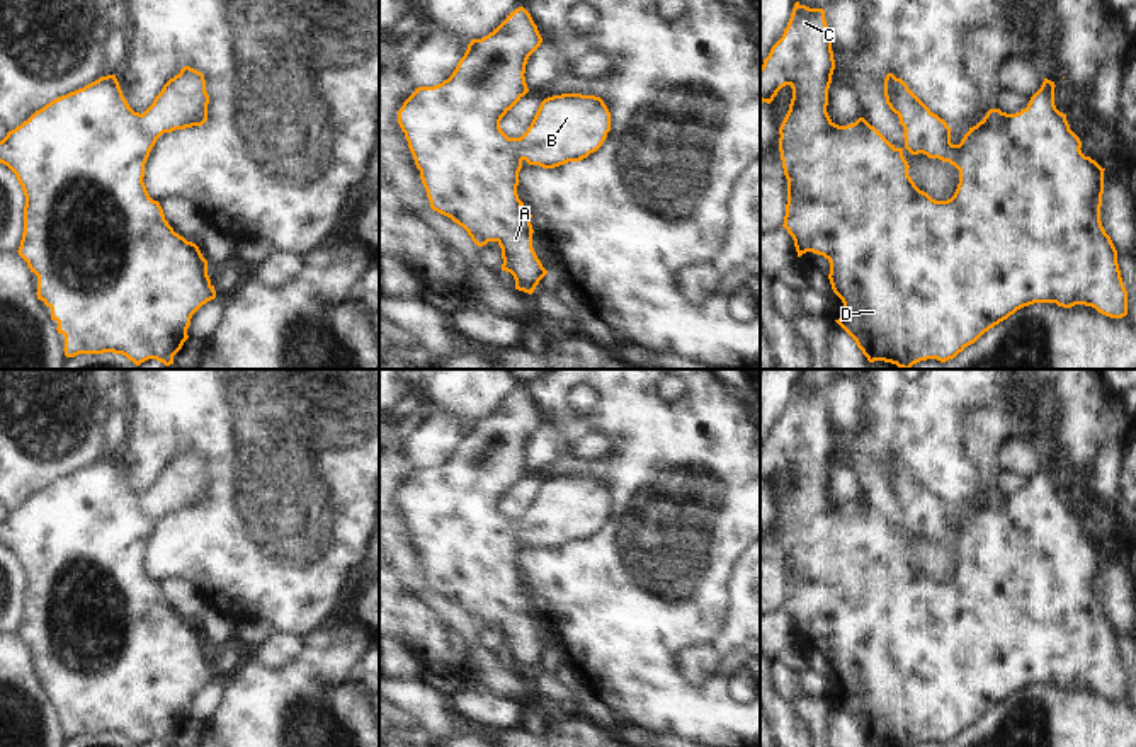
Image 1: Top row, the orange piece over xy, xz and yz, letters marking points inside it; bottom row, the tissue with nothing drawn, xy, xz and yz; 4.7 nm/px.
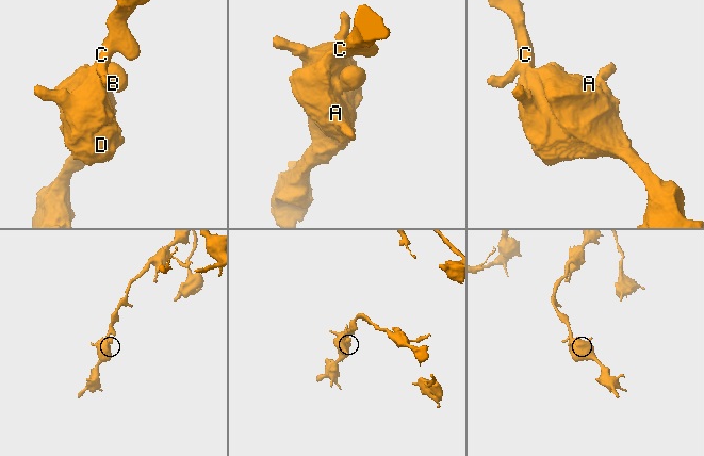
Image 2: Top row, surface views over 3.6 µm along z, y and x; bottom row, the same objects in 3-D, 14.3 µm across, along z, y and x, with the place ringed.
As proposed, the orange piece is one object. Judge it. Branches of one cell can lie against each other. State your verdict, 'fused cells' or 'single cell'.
single cell

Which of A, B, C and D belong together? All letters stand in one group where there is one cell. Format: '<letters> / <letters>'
A B C D

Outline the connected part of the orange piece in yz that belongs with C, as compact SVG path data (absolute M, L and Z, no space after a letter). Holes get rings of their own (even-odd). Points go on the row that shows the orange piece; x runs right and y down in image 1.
M796 2L782 37L760 66L762 102L770 104L786 85L792 88L789 111L779 128L779 151L787 179L782 226L792 237L798 257L813 252L830 262L828 279L845 308L845 315L835 322L869 362L884 361L901 369L927 359L946 362L1017 310L1034 303L1056 303L1063 308L1085 305L1110 318L1127 315L1117 250L1100 221L1105 168L1082 153L1080 138L1070 129L1066 114L1054 105L1054 82L1044 78L1020 112L990 109L959 145L952 145L947 123L901 78L888 73L886 104L905 129L905 146L896 148L864 117L847 126L830 119L826 105L833 70L825 10ZM905 148L912 155L923 153L949 162L959 170L959 184L951 199L935 201L915 185L908 175Z

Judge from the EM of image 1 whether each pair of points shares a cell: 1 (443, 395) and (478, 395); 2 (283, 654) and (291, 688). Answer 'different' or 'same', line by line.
1: same
2: different

